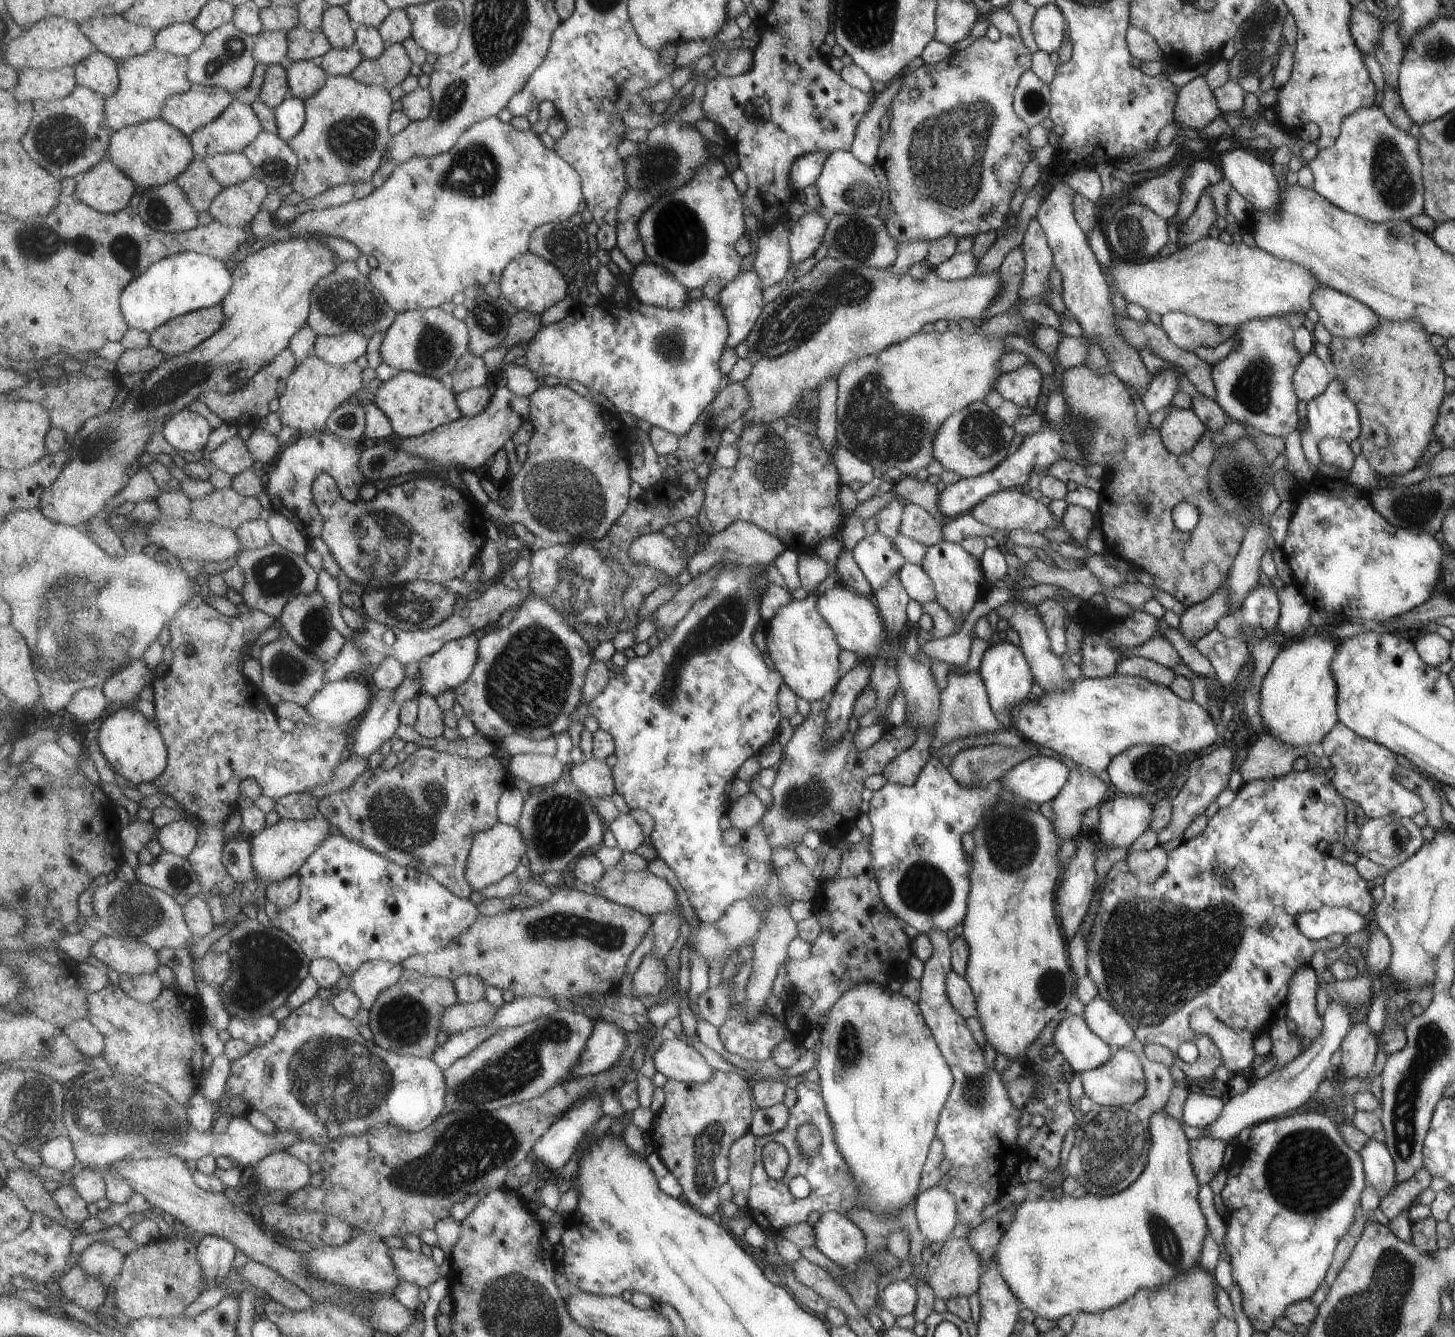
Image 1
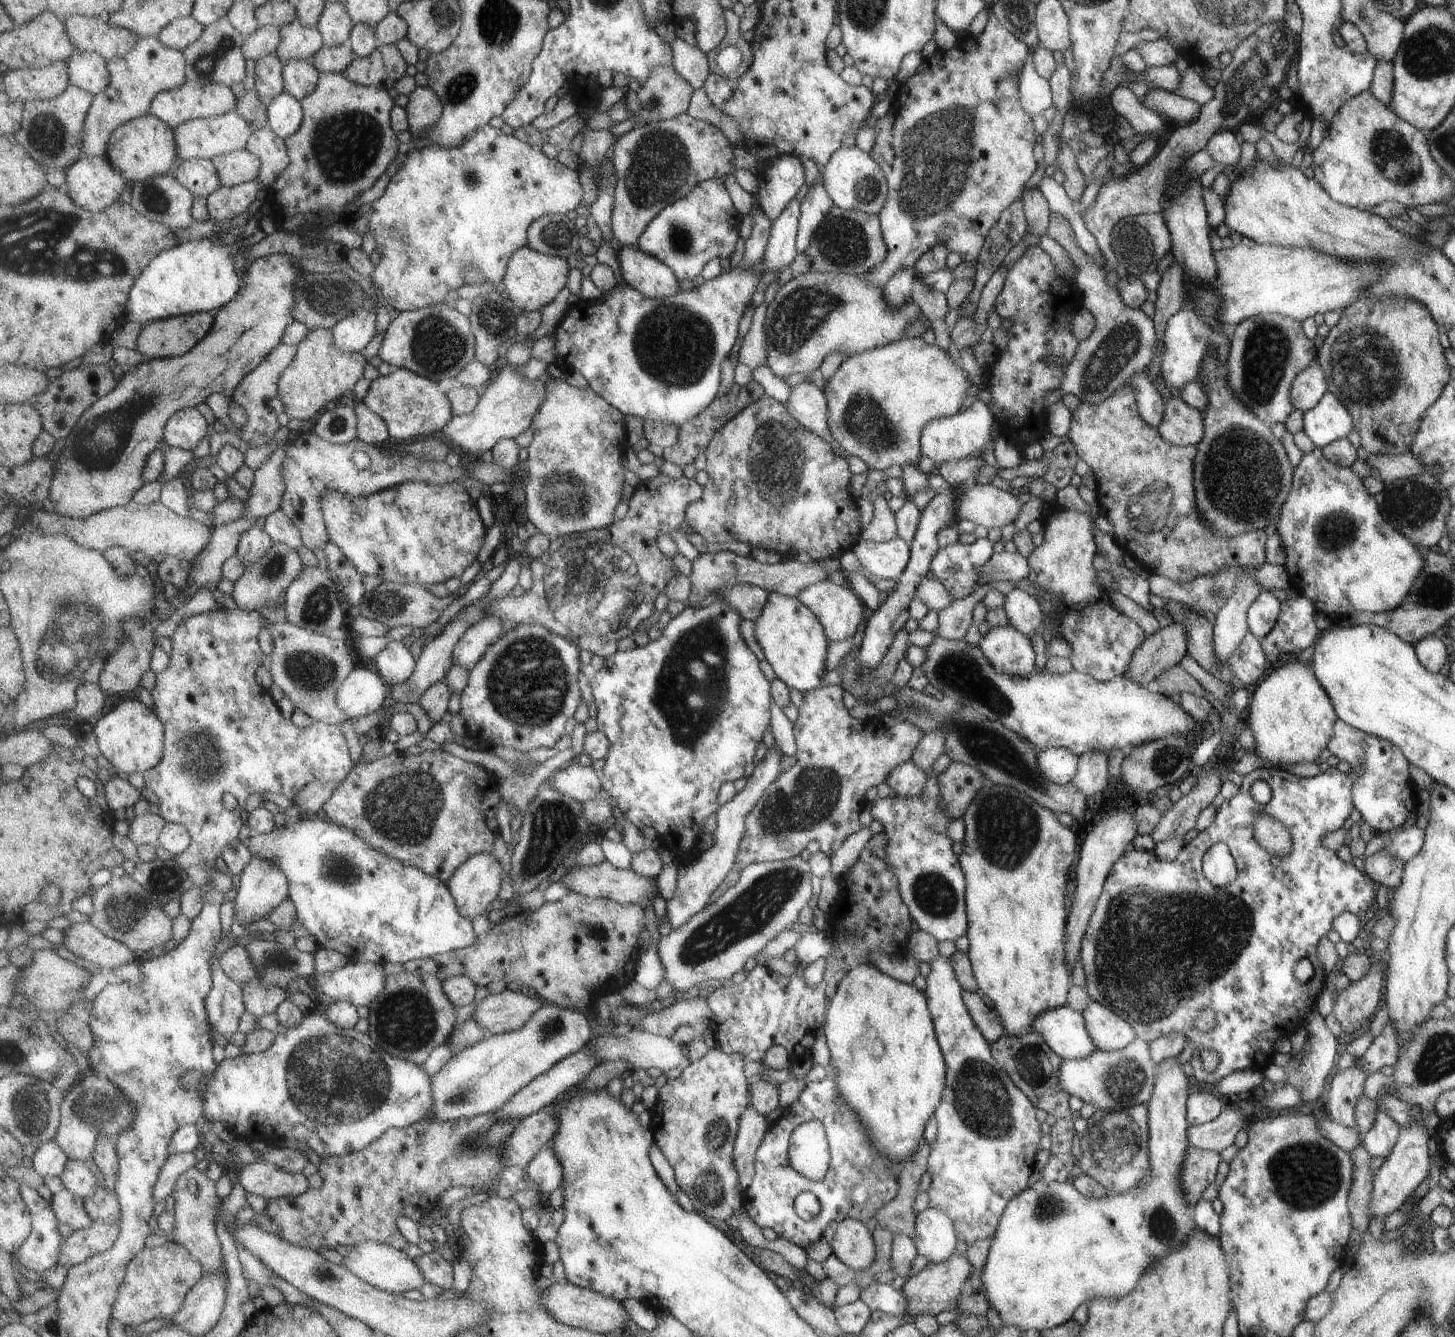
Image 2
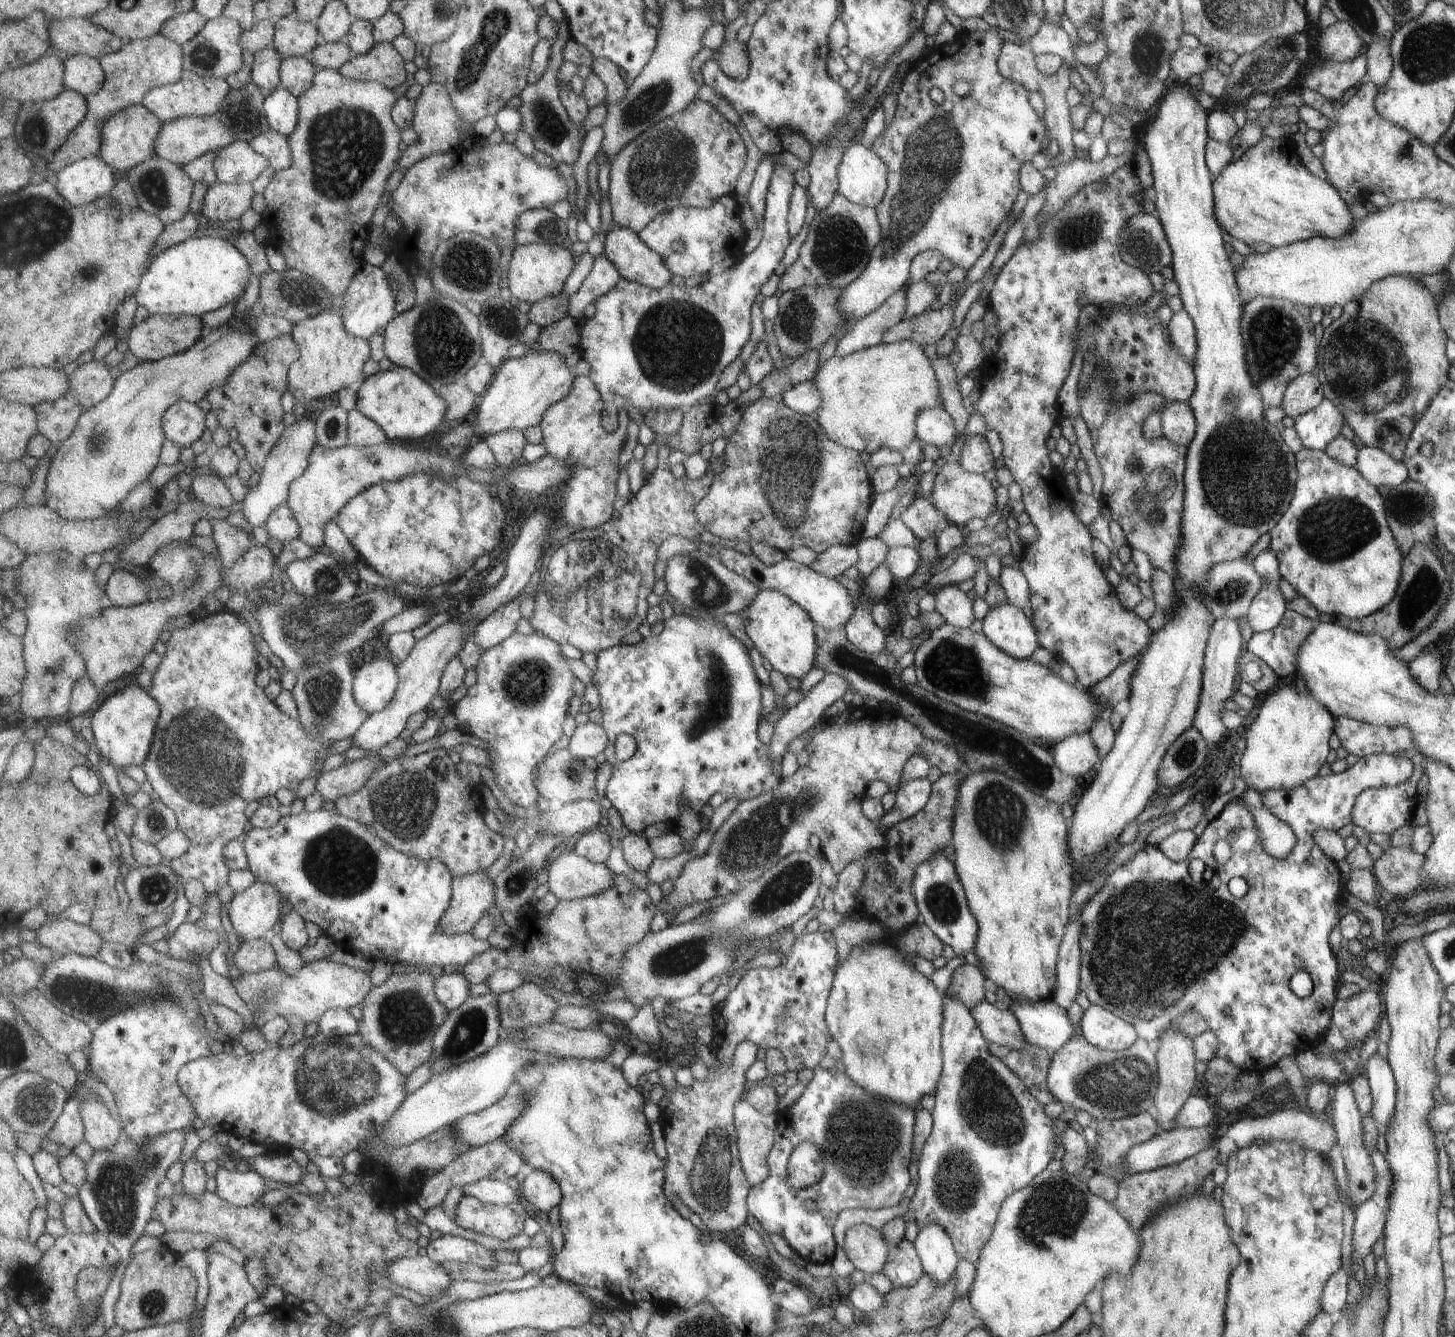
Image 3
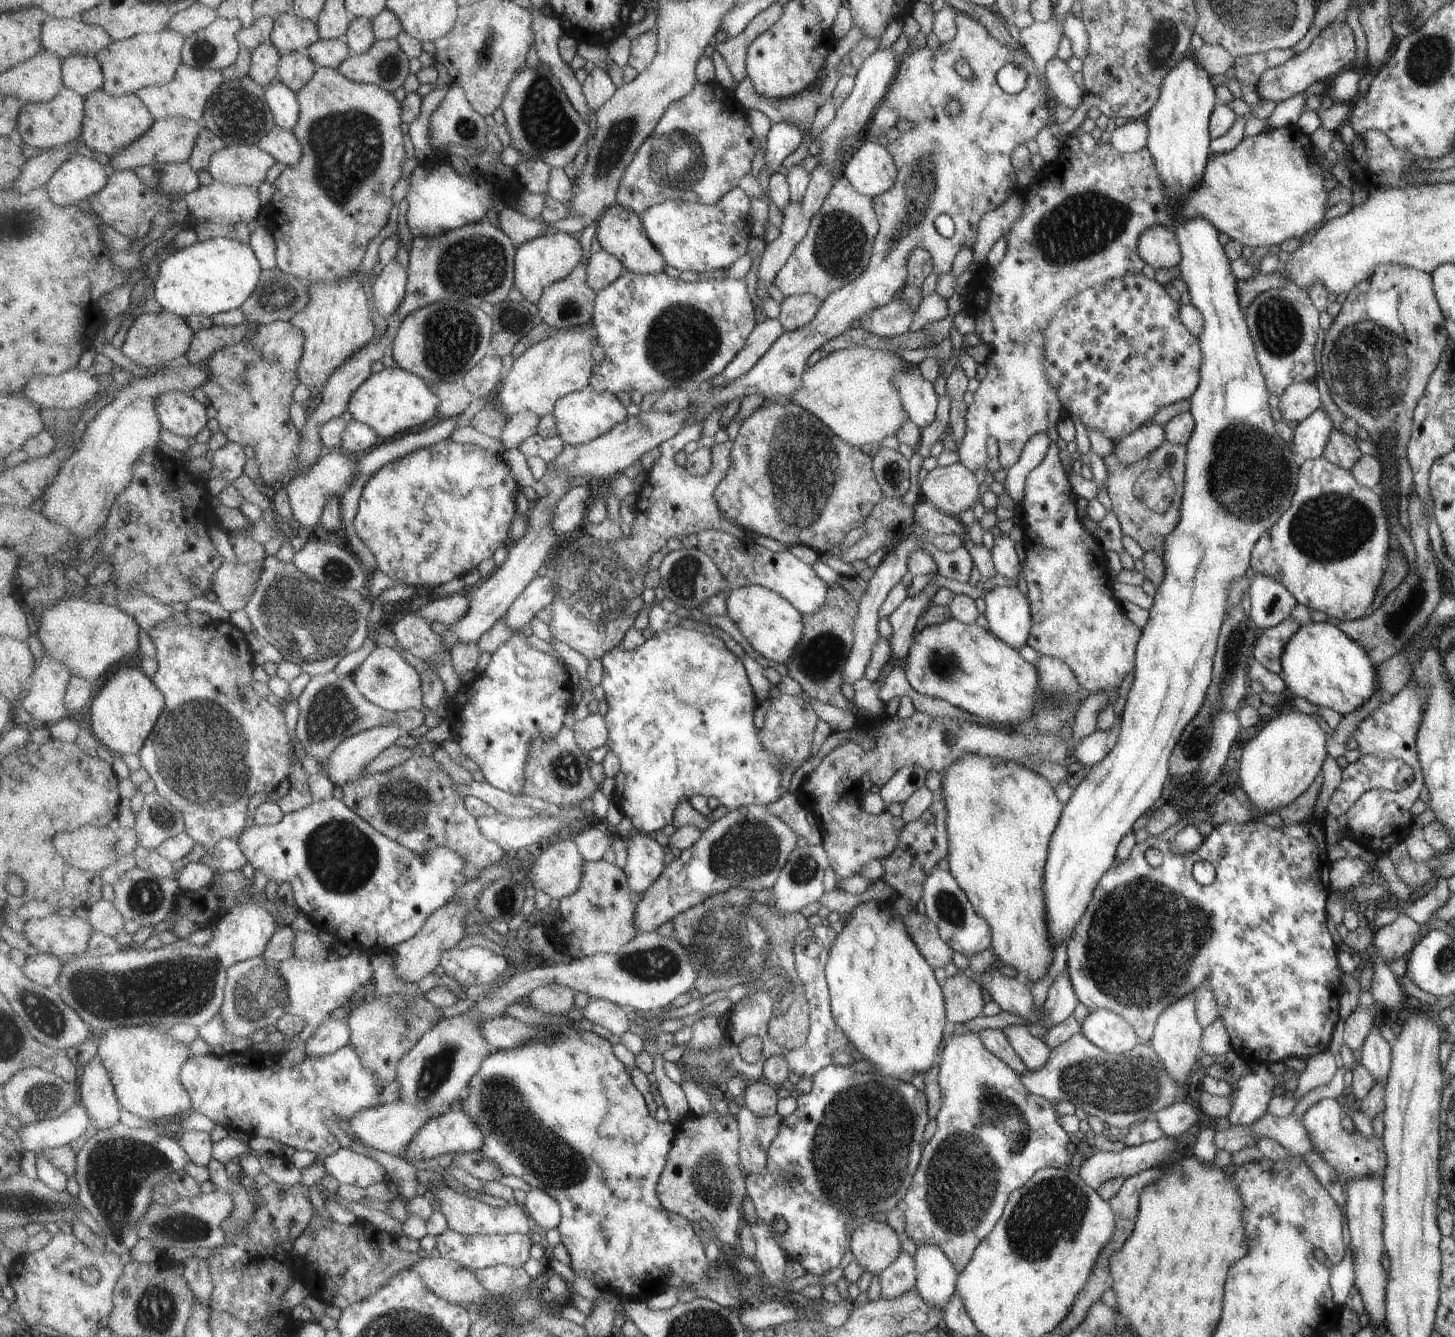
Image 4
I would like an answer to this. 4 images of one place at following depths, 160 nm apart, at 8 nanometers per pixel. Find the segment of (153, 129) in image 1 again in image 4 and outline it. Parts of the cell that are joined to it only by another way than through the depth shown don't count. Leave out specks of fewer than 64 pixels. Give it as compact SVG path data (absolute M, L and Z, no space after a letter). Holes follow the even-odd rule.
M103 88L88 94L85 101L86 117L81 138L84 144L97 153L113 158L125 150L132 142L153 128L156 119L147 108L146 102L137 94L116 97L107 94Z

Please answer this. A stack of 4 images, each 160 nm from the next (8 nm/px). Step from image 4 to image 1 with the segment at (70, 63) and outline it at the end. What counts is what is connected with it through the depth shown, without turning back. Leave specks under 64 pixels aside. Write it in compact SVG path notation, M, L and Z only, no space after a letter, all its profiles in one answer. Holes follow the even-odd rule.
M95 50L75 67L79 85L92 88L106 97L119 92L121 86L119 62L108 54Z

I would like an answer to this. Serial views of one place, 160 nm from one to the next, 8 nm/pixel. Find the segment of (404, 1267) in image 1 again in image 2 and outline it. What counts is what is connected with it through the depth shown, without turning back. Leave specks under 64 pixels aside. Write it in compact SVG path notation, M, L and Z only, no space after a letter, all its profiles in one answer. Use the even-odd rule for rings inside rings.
M433 1250L428 1254L413 1258L413 1260L421 1268L421 1272L423 1272L427 1282L443 1288L443 1290L451 1289L453 1280L455 1280L453 1264L447 1262L439 1252Z

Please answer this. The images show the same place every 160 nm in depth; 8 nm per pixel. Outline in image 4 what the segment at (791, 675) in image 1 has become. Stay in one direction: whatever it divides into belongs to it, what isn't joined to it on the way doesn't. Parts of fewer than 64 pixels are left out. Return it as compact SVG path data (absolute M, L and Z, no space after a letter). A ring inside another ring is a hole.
M759 585L729 589L728 614L735 628L742 634L749 646L771 662L785 662L801 638L803 624L801 615L786 598Z

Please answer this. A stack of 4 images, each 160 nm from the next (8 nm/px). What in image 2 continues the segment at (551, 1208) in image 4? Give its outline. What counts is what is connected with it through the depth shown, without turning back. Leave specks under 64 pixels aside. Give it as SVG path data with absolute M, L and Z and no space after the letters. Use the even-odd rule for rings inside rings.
M550 1141L524 1169L525 1177L537 1183L545 1198L564 1185L564 1169Z

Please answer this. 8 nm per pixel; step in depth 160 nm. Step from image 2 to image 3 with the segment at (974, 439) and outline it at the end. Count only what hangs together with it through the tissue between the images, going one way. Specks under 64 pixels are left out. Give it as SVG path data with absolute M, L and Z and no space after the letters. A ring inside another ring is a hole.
M926 408L918 410L914 420L915 437L923 446L932 444L938 450L945 453L952 442L963 433L959 433L955 428L953 419L947 416L947 411L943 408Z

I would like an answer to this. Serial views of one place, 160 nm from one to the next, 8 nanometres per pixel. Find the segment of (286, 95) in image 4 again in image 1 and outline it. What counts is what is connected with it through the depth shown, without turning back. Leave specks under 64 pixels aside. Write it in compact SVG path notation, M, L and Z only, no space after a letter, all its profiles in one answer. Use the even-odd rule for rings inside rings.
M287 96L275 110L278 134L288 141L302 131L307 122L306 103L303 99Z

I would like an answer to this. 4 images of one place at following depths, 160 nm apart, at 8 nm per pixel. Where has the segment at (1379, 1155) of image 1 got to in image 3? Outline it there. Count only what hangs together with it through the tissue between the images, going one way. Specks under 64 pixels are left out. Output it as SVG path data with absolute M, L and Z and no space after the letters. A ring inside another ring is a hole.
M1374 1053L1366 1062L1364 1072L1368 1078L1372 1107L1370 1114L1378 1134L1385 1134L1395 1104L1396 1084L1389 1063Z

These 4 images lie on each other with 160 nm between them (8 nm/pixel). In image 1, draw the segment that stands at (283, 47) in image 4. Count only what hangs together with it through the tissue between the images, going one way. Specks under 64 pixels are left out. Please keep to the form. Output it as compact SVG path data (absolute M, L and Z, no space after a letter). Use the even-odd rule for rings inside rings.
M301 24L288 32L288 41L290 46L287 56L289 63L319 61L334 47L322 28L318 31L310 31Z

